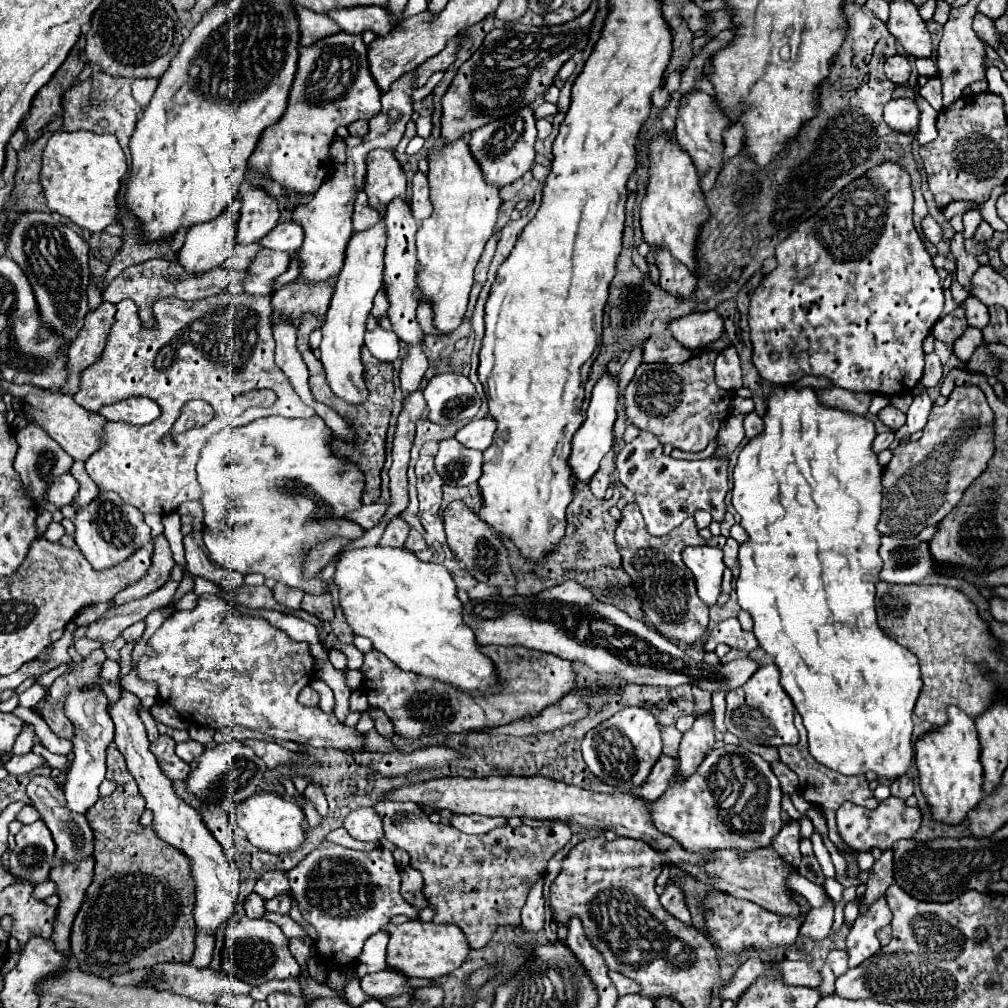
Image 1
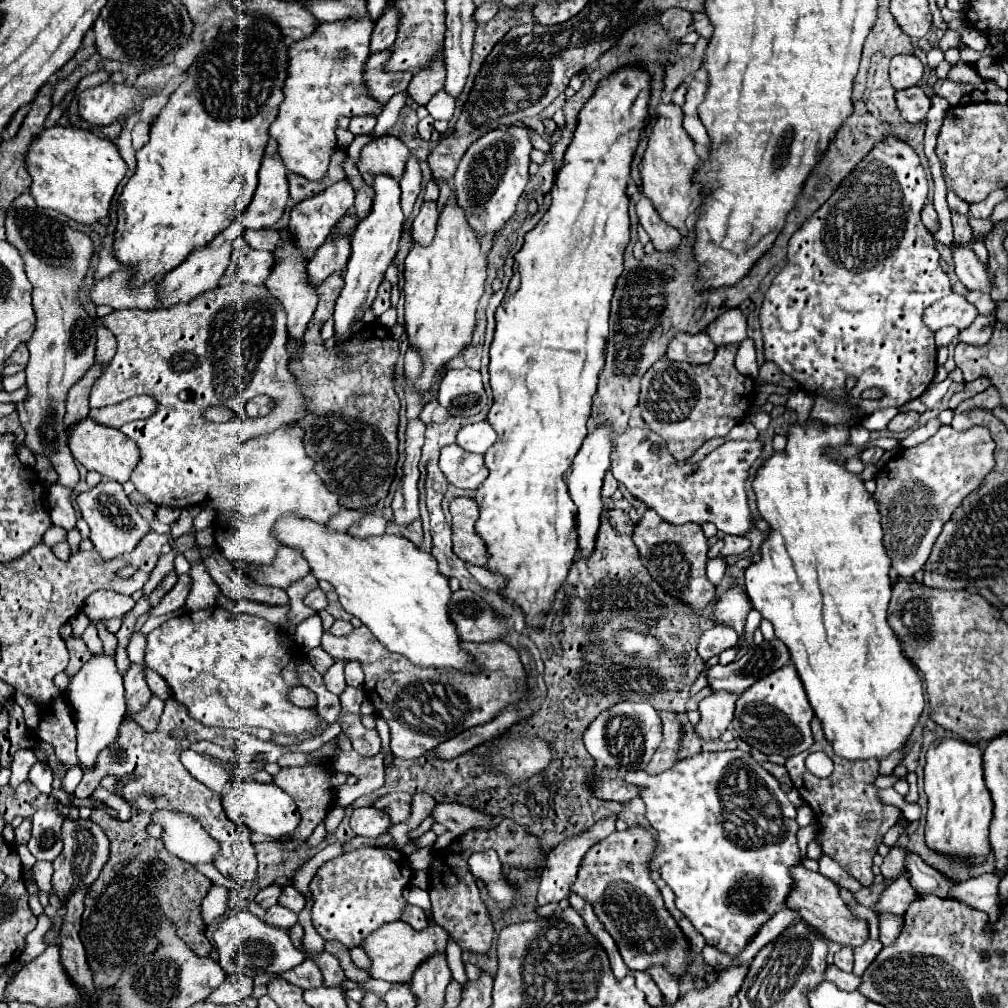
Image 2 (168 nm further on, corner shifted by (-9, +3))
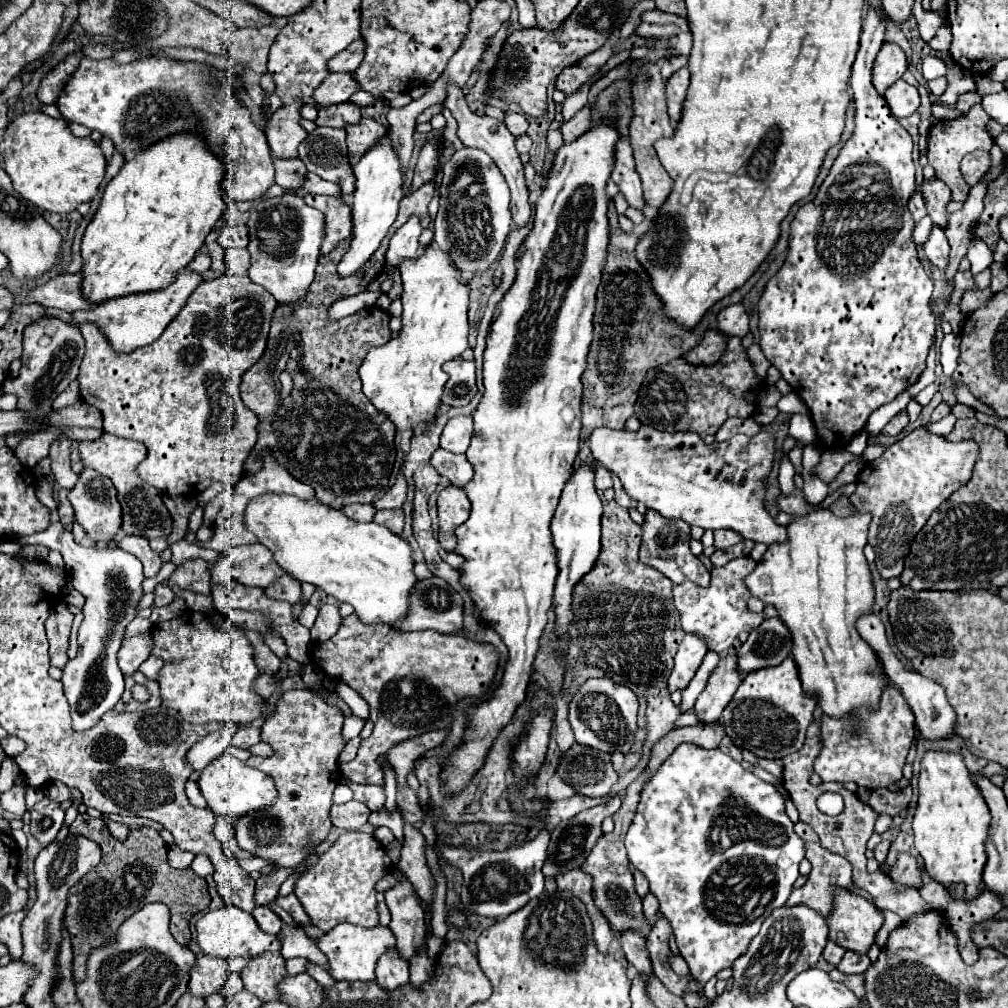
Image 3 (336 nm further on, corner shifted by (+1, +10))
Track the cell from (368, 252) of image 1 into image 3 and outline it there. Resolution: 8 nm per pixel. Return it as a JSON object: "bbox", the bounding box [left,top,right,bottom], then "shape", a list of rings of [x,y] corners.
{"bbox":[338,137,404,279],"shape":[[[384,137],[374,149],[370,149],[356,165],[356,191],[352,195],[352,241],[348,253],[338,263],[338,275],[342,279],[354,275],[378,249],[380,241],[386,237],[390,225],[398,215],[398,201],[404,197],[402,191],[402,173],[398,165],[398,157],[390,147],[388,137]]]}

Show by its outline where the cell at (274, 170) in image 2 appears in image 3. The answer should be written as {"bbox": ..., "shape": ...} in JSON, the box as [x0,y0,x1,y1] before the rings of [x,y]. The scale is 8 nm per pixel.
{"bbox":[56,57,274,203],"shape":[[[84,57],[56,105],[66,121],[108,135],[114,147],[128,157],[158,141],[158,137],[180,133],[182,129],[202,129],[210,141],[210,149],[214,149],[230,169],[230,177],[224,181],[226,191],[234,201],[254,203],[274,185],[274,157],[264,131],[254,125],[246,105],[238,105],[230,87],[216,83],[212,75],[218,75],[218,71],[196,61],[150,57],[116,65],[114,59],[92,61]]]}

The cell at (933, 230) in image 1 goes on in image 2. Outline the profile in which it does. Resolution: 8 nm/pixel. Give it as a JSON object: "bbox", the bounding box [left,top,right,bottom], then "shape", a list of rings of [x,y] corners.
{"bbox":[922,204,938,232],"shape":[[[926,204],[926,206],[922,208],[922,222],[924,222],[924,226],[926,226],[930,232],[936,232],[936,230],[938,230],[938,214],[936,214],[936,210],[934,210],[932,204]]]}

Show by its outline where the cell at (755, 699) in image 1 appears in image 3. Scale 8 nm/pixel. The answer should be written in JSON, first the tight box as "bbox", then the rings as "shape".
{"bbox":[722,657,816,759],"shape":[[[792,657],[776,667],[764,667],[748,673],[722,713],[726,735],[734,745],[752,751],[756,757],[782,759],[804,745],[804,735],[814,719],[816,701],[802,691],[798,669]]]}

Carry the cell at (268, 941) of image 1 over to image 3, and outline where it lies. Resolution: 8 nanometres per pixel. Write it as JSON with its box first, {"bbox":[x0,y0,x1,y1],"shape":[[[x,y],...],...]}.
{"bbox":[196,905,282,959],"shape":[[[232,905],[204,913],[196,921],[196,931],[198,931],[198,945],[200,945],[202,953],[210,955],[210,957],[222,957],[222,959],[230,959],[234,955],[252,957],[252,955],[260,955],[260,953],[278,953],[282,949],[282,943],[276,935],[264,933],[250,913],[246,913],[238,907],[232,907]]]}

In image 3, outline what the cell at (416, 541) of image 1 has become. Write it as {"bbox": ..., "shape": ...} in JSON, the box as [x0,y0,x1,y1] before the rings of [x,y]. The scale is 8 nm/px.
{"bbox":[374,509,404,535],"shape":[[[380,509],[374,515],[374,521],[388,527],[392,533],[402,535],[404,529],[404,511],[402,509]]]}

